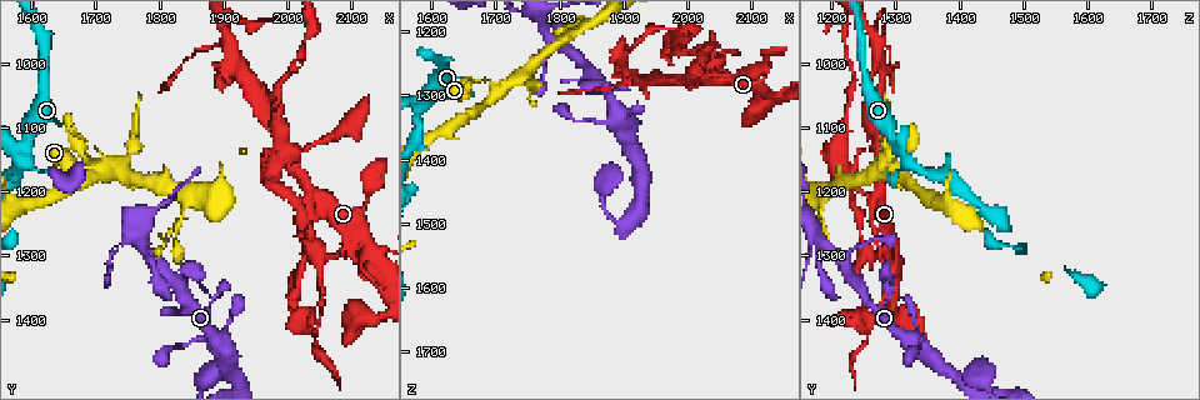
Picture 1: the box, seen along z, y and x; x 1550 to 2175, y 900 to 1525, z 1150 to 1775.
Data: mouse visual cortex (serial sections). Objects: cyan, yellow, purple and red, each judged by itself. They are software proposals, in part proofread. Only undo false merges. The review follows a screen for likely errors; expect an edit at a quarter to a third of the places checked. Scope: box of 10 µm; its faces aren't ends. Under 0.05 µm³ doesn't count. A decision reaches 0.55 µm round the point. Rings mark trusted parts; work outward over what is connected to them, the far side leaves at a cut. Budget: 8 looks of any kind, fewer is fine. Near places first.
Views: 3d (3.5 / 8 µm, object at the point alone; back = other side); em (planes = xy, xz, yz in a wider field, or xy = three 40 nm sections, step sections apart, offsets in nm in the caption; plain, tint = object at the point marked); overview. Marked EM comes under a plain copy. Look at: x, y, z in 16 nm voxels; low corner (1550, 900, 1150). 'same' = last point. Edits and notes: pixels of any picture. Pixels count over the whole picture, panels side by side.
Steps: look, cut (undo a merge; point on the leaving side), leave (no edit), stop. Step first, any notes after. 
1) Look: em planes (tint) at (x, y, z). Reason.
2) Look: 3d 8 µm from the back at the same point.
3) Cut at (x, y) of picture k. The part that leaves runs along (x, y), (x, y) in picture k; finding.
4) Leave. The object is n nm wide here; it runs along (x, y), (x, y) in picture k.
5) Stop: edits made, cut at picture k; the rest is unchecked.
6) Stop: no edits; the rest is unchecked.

Look: 3d 8 µm at (1860, 1430, 1345). Thick turns thin.

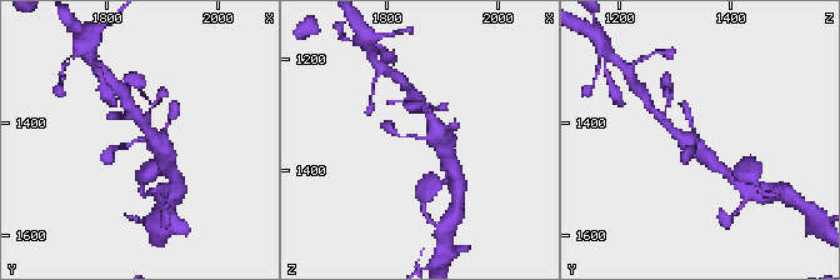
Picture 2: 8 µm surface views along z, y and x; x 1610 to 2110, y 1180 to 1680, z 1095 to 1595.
Look: em xy step 2 (tint) at the same point. The arms are 150, 400 nm wide; need the tissue.

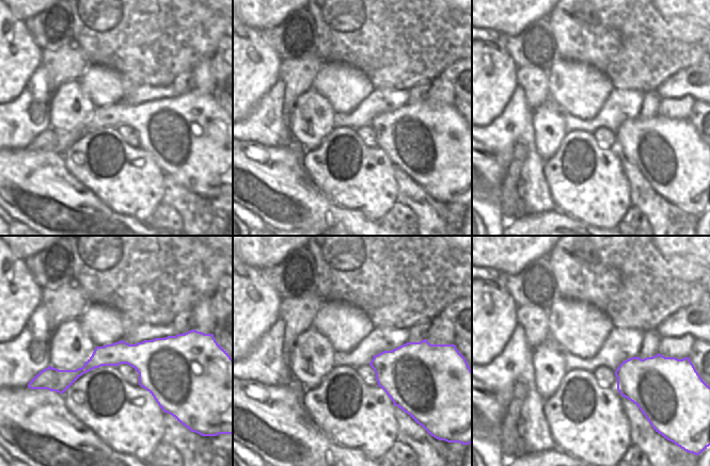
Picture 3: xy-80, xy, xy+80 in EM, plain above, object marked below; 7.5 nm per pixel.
Leave. It runs along (150, 133), (156, 141), (136, 139), (108, 154) in picture 2; all the same cell.

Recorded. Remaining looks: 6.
Look: 3d 3.5 µm at (1700, 1165, 1285). Looks like a crossing.

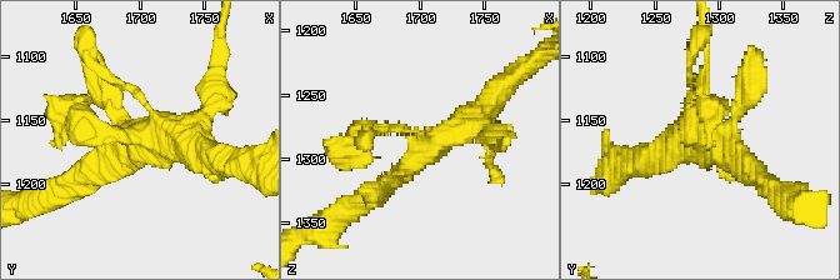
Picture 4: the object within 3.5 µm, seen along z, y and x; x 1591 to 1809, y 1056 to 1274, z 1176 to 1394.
Leave. It runs along (73, 109), (91, 133), (210, 155) in picture 4; one cell here.

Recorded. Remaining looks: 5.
Look: 3d 3.5 µm at (1920, 1005, 1275). Branch point.

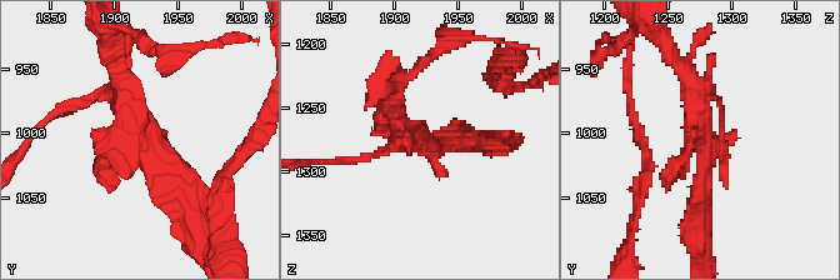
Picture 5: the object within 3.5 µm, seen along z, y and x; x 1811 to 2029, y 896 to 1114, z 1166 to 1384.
Look: em planes (tint) at (1916, 1006, 1276). Shape alone is not enough.

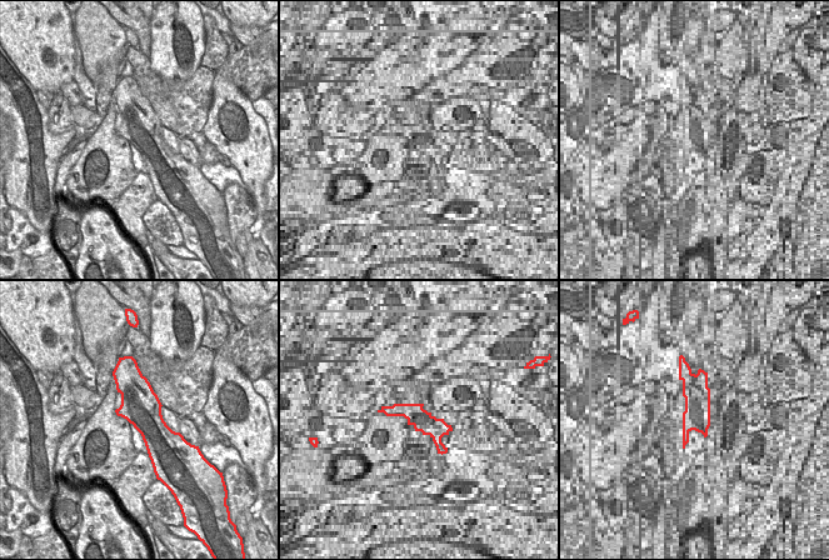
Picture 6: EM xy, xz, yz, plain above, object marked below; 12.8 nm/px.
Leave. It runs along (186, 206), (136, 138), (118, 65) in picture 5; one cell here.

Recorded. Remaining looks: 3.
Stop: no edits; the rest is unchecked.

